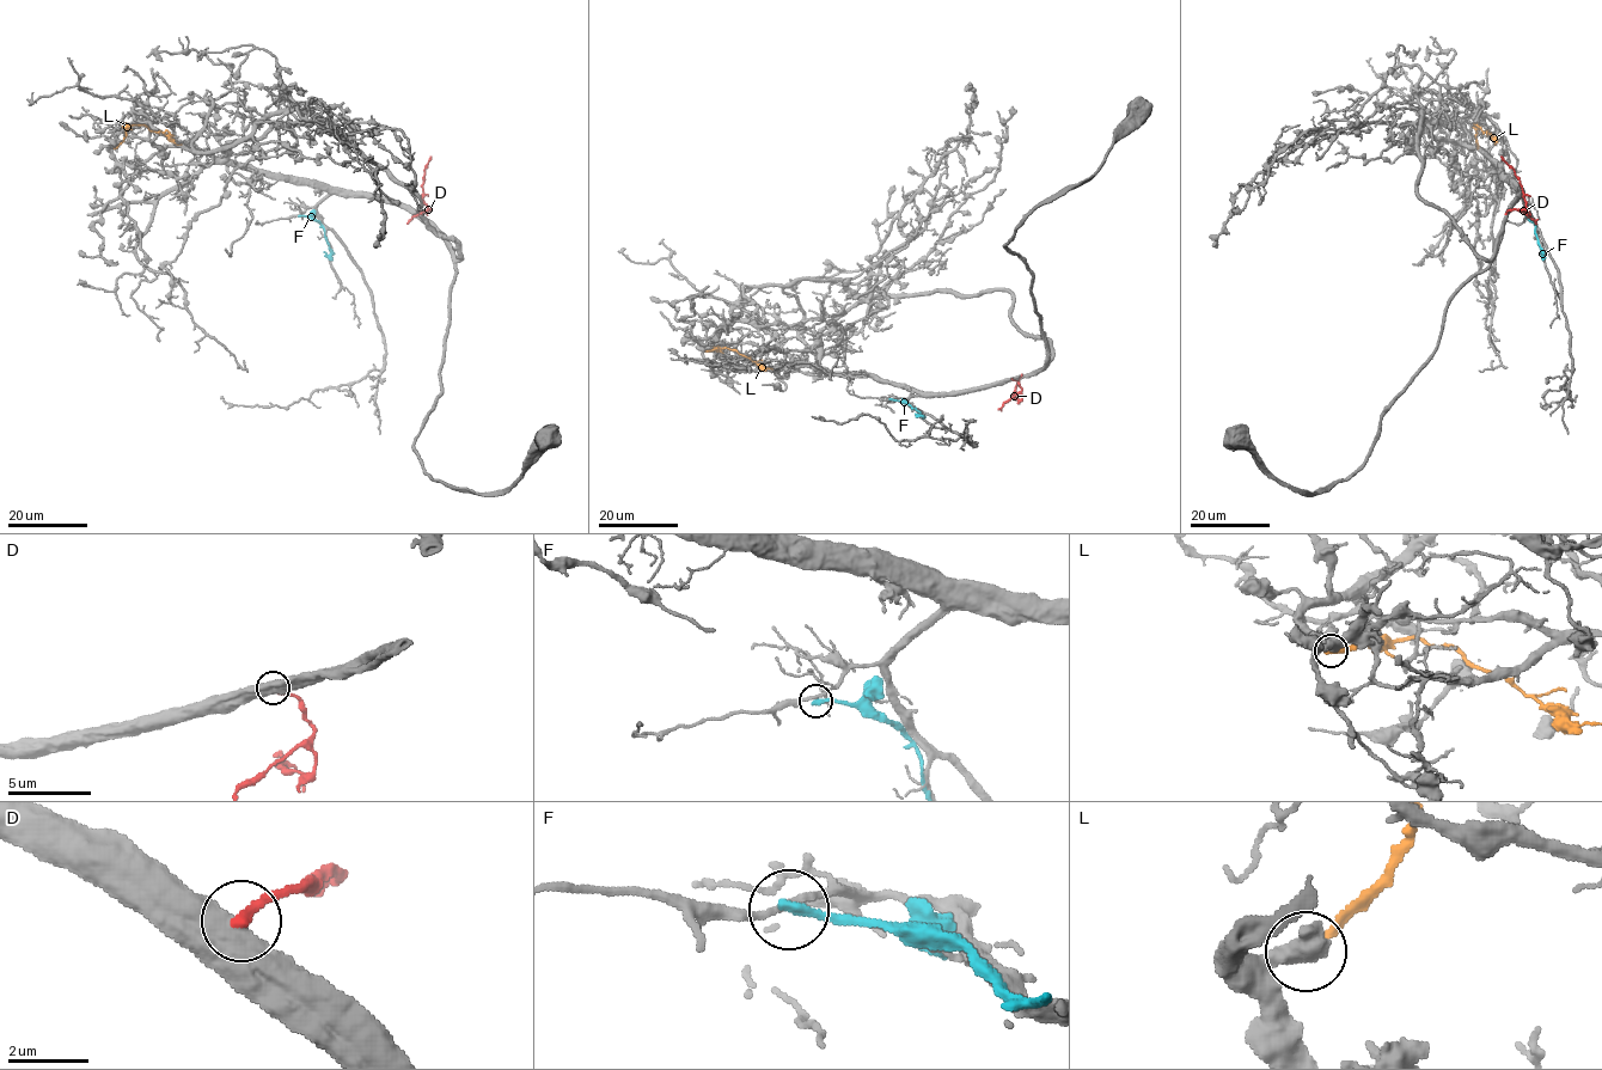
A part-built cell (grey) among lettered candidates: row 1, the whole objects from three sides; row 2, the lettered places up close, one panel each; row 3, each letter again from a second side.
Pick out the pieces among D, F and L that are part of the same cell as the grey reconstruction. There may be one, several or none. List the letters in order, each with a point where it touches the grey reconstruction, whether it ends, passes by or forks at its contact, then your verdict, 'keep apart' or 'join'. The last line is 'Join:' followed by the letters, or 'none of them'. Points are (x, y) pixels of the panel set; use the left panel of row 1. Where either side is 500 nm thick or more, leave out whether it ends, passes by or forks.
D: contact (421, 214); keep apart
F: contact (299, 215); it ends; keep apart
L: contact (115, 147); it ends; keep apart
Join: none of them

